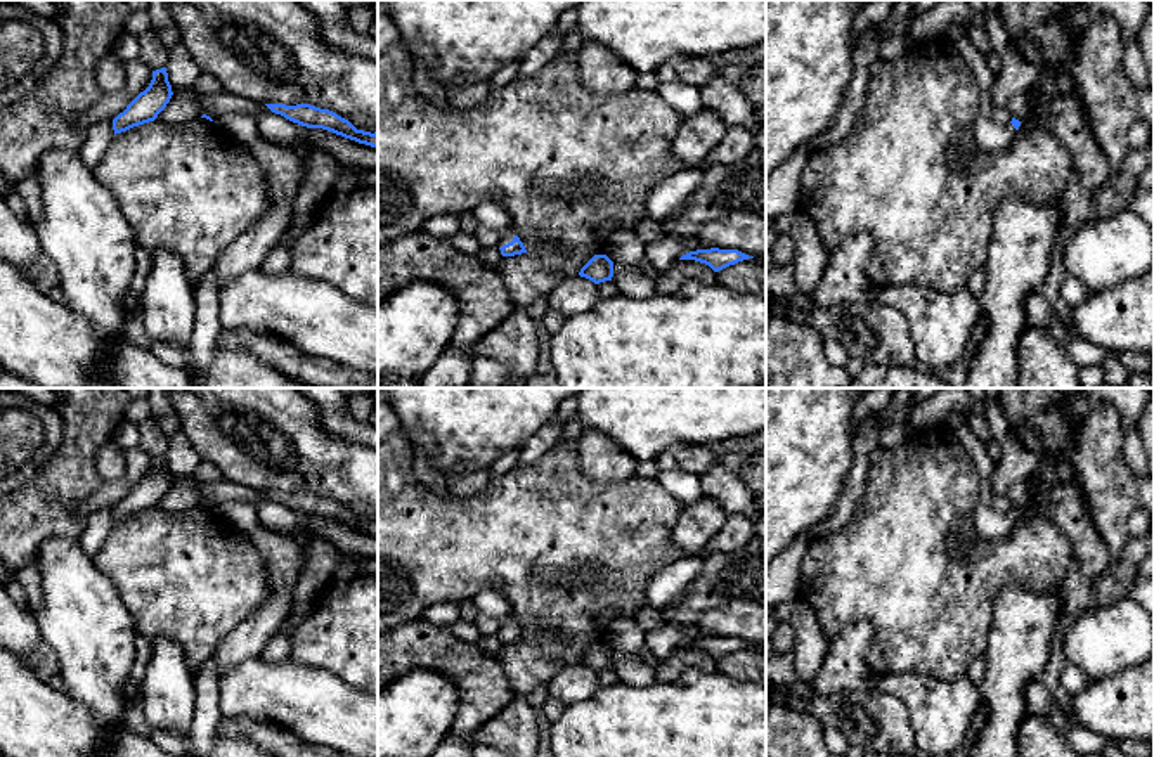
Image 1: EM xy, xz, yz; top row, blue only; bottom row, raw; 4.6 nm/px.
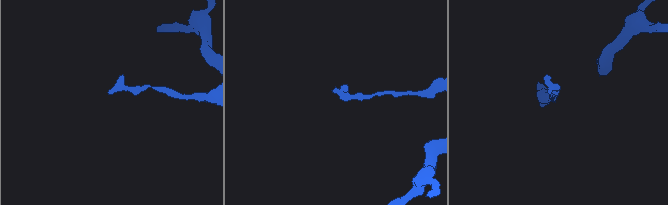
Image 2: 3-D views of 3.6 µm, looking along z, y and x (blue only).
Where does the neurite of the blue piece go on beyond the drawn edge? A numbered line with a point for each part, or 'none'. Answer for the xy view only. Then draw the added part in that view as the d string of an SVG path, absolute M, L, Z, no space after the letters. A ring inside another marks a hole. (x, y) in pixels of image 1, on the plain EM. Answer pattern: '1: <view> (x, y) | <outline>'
none

